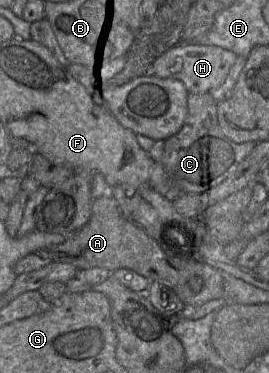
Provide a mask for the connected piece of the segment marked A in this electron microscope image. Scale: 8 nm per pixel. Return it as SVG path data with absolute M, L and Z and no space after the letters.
M112 195L94 199L89 221L49 252L52 261L72 264L78 270L104 268L113 273L120 268L130 269L173 290L187 310L225 297L223 272L194 259L169 256L143 228L122 215Z

